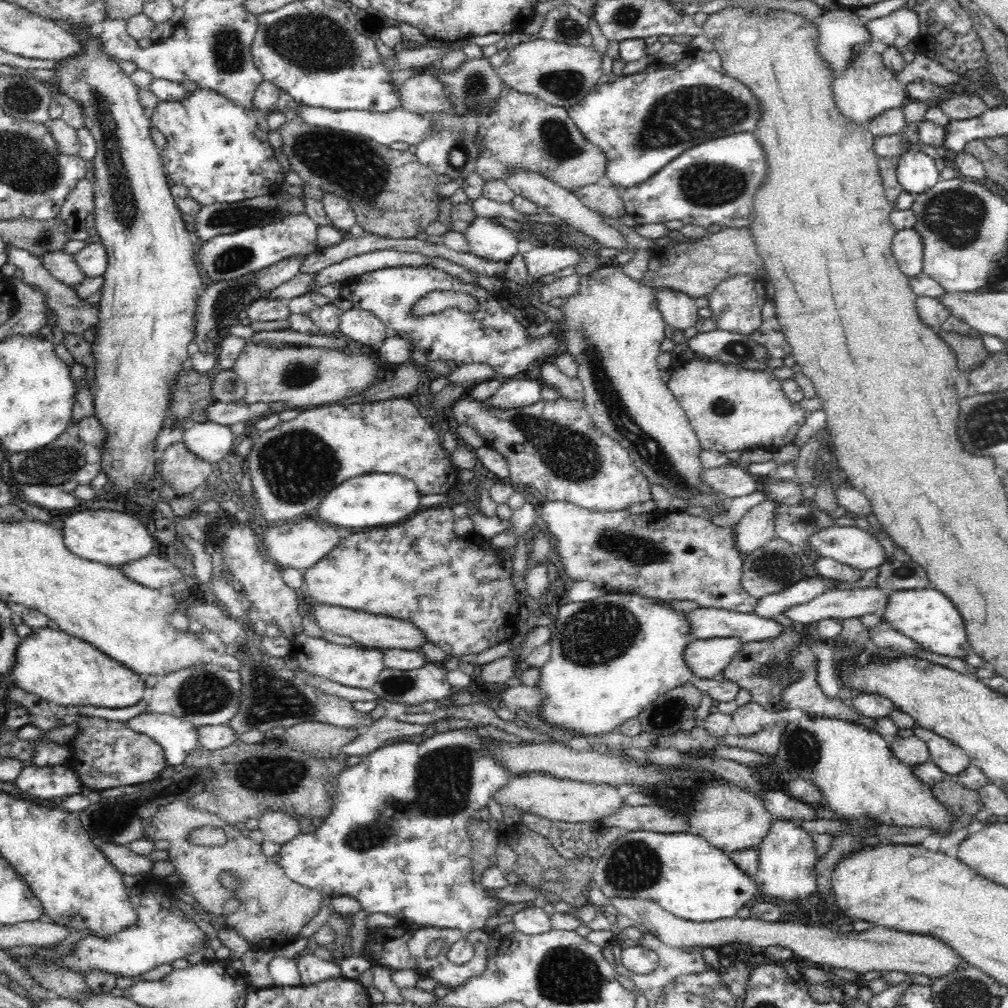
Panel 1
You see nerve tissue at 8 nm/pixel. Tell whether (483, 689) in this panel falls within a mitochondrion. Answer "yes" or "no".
no

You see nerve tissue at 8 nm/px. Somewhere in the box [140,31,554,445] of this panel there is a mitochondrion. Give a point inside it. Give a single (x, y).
(331, 157)

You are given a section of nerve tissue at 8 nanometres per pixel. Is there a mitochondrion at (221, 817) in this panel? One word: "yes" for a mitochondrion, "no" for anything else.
no

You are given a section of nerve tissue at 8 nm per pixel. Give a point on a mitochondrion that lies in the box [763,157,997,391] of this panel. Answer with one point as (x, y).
(956, 217)

